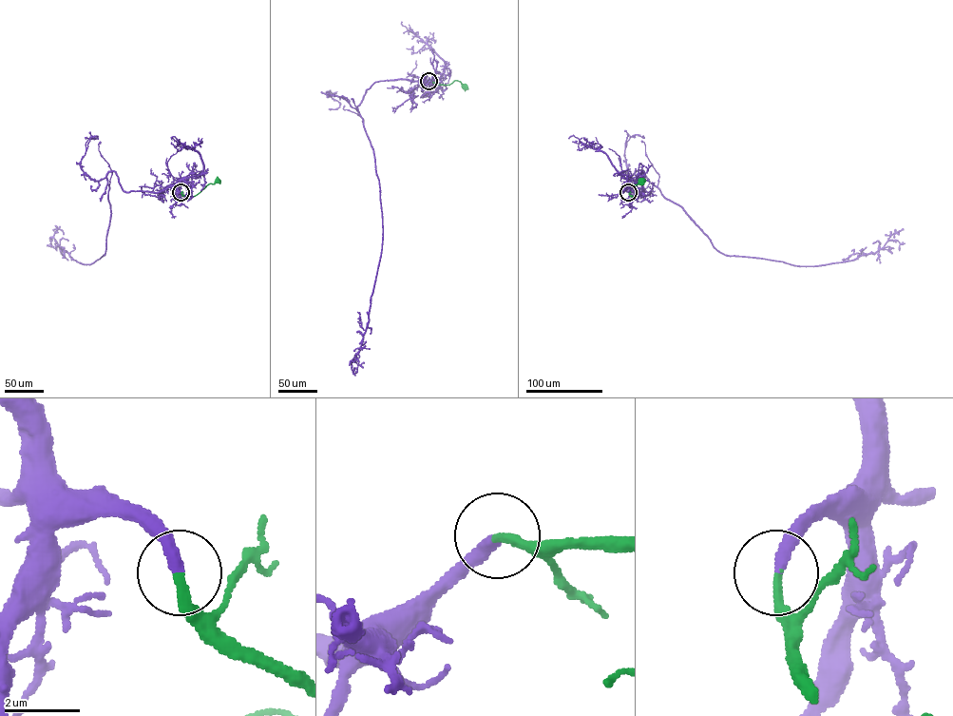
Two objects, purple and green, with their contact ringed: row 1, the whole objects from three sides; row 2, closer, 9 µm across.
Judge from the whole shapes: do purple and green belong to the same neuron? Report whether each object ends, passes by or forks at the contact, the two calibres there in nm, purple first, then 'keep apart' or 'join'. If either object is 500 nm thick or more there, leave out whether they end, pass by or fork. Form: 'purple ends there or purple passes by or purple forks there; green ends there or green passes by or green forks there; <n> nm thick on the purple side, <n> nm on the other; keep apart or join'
purple ends there; green ends there; 320 nm thick on the purple side, 240 nm on the other; join

